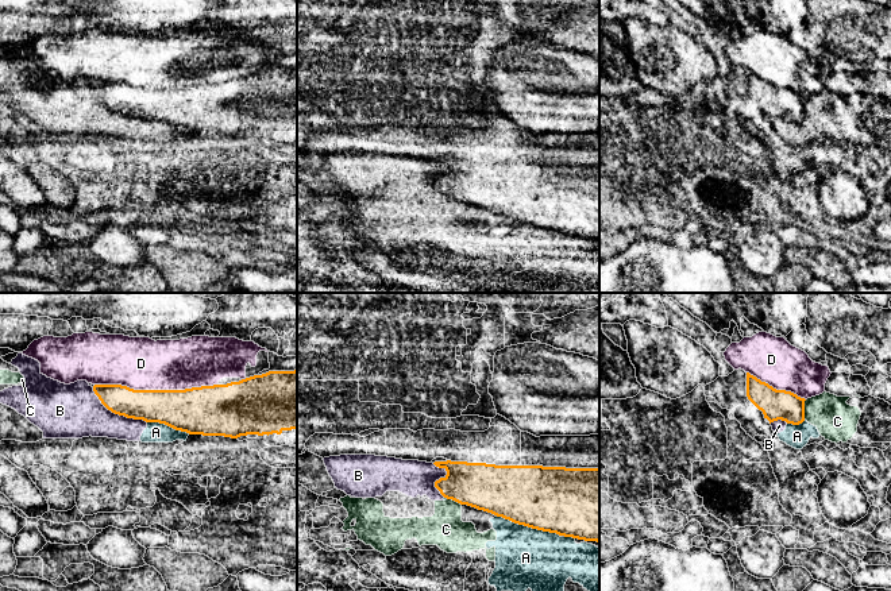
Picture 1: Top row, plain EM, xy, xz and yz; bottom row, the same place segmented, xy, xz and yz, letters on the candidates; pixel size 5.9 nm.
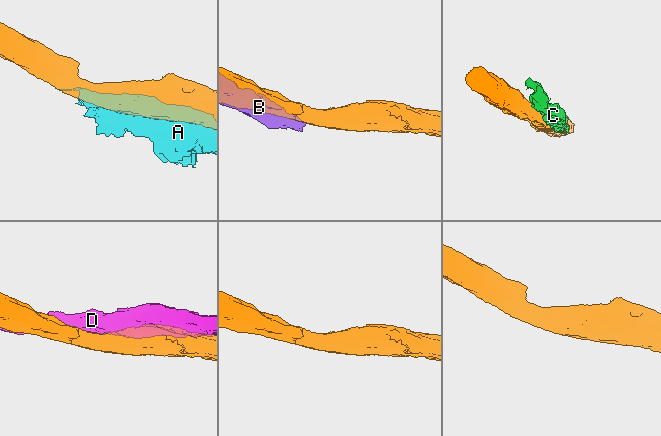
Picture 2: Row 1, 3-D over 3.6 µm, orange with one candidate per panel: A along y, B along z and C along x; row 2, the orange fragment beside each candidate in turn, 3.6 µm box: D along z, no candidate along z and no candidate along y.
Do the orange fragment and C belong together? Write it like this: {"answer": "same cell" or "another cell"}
{"answer": "another cell"}

